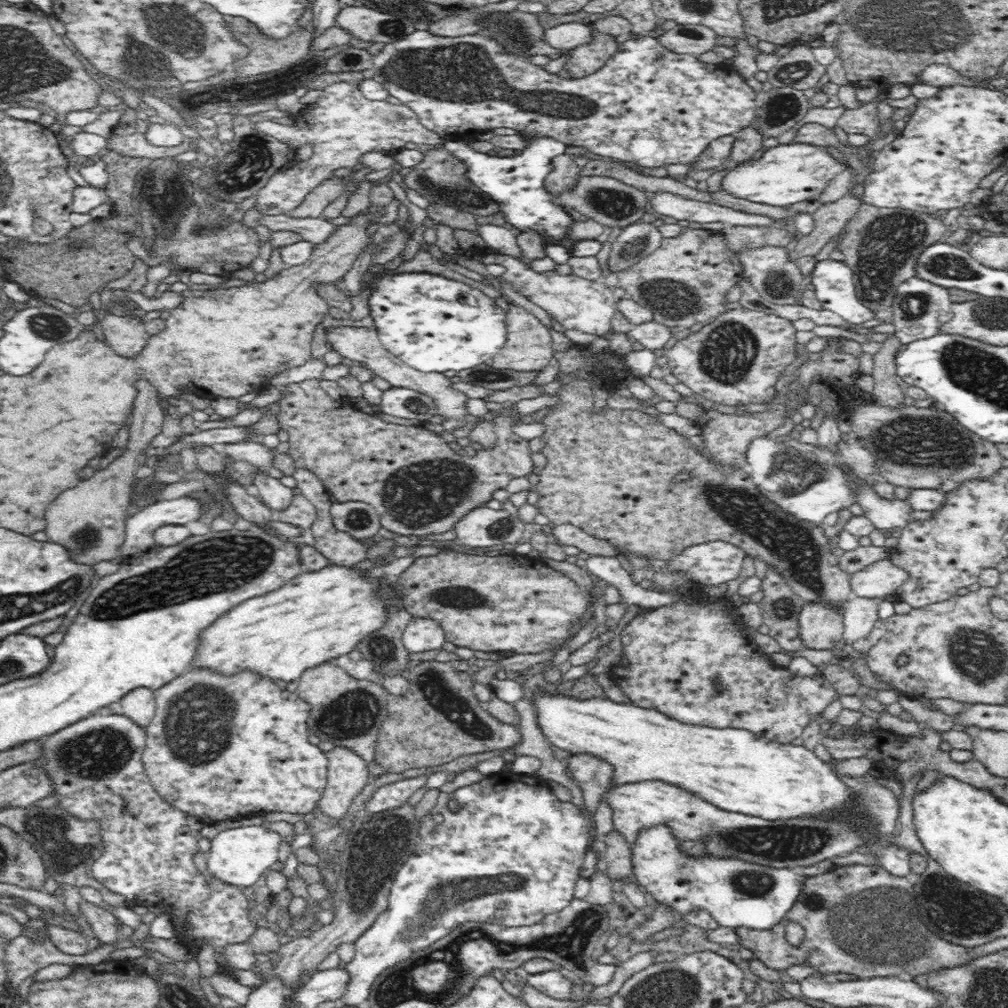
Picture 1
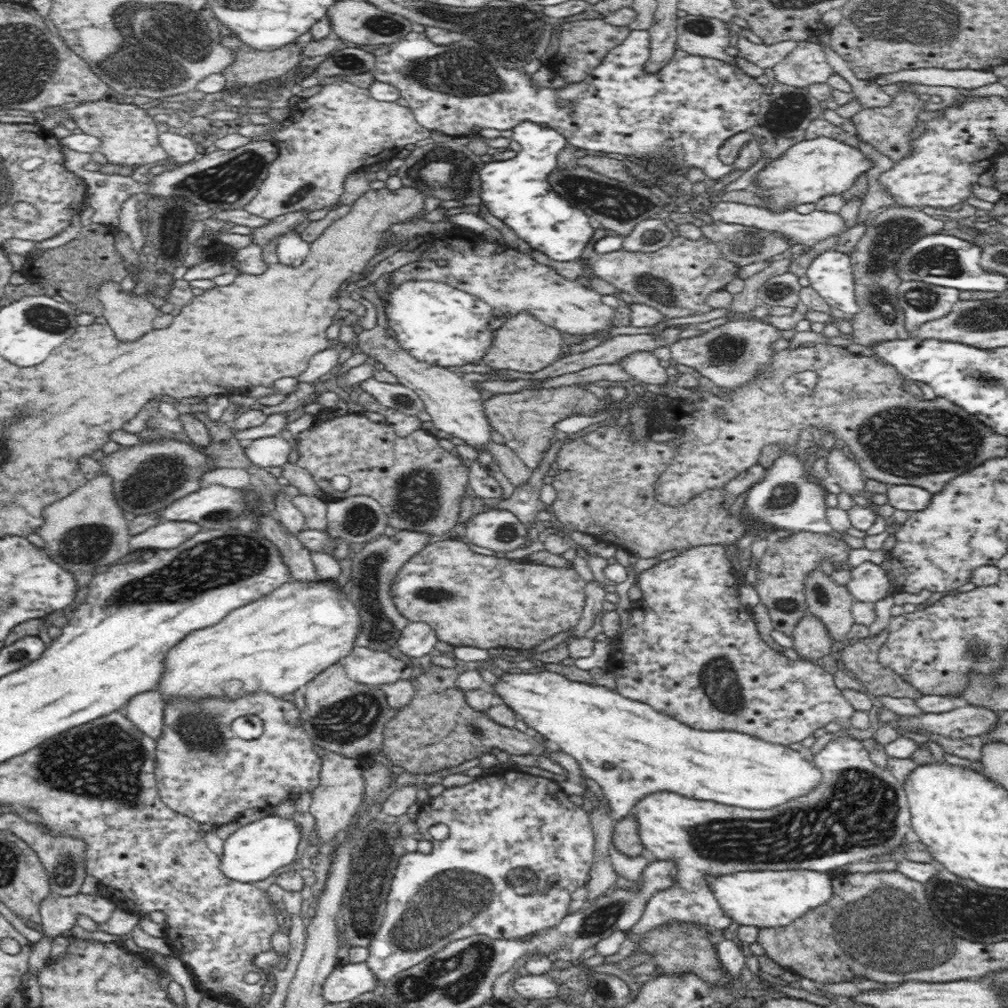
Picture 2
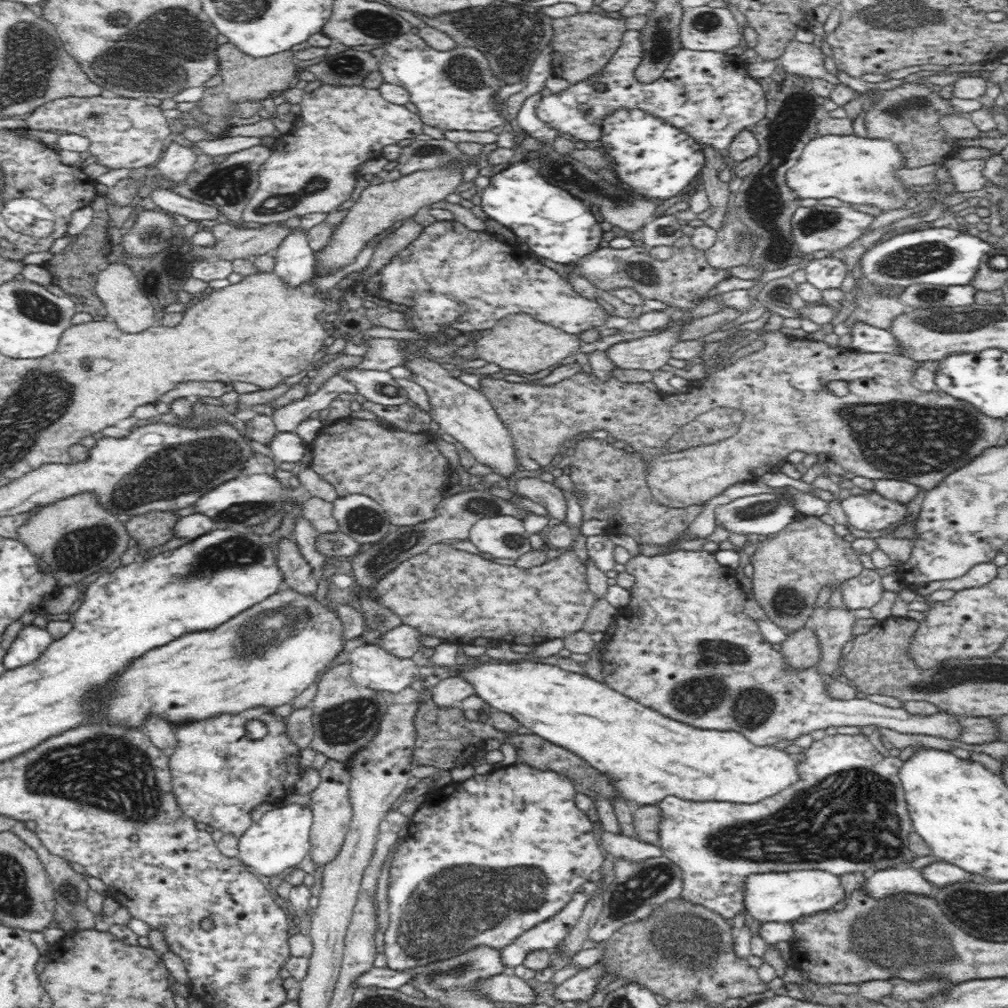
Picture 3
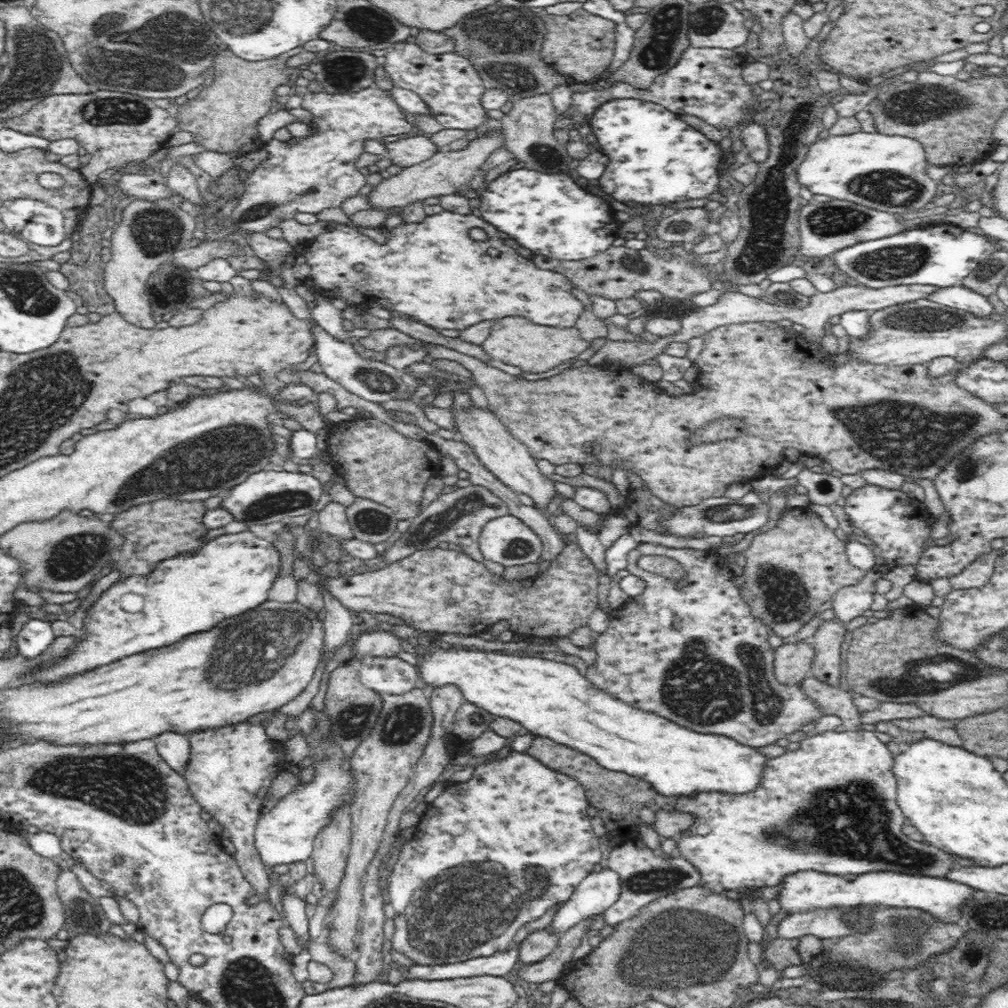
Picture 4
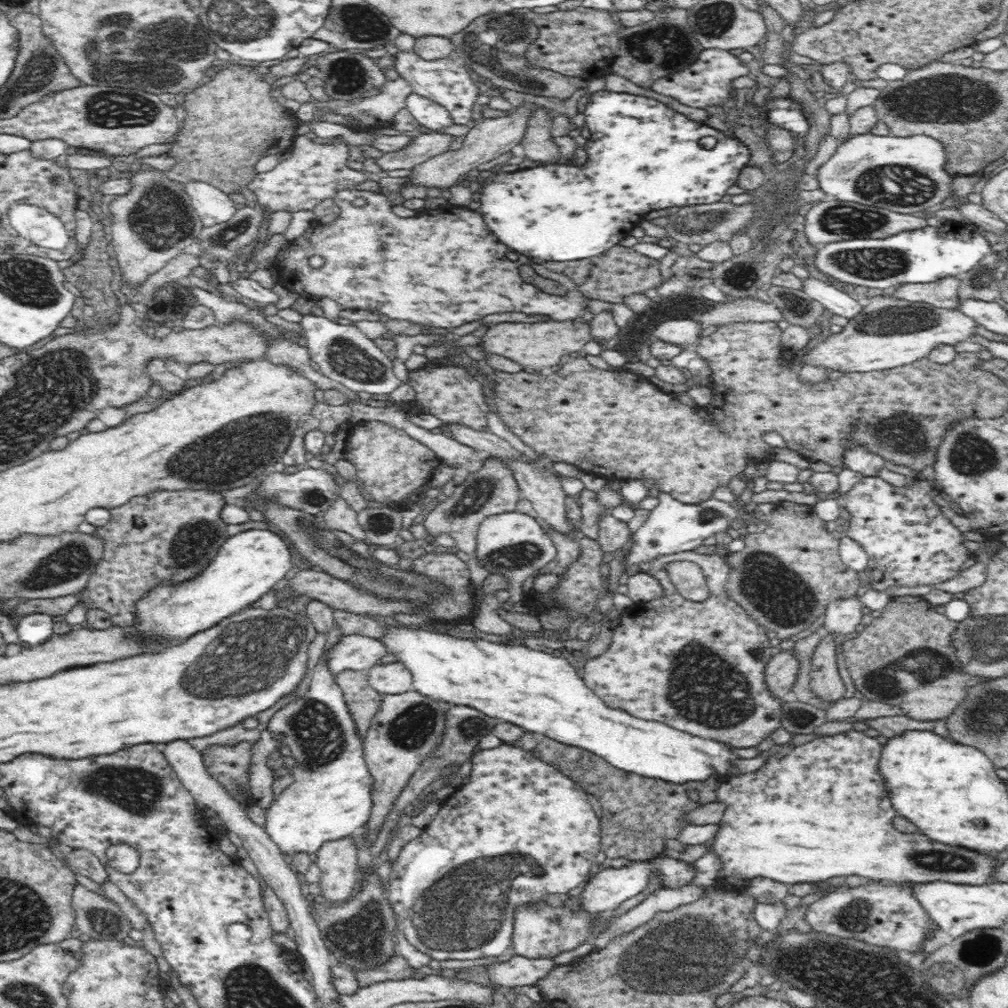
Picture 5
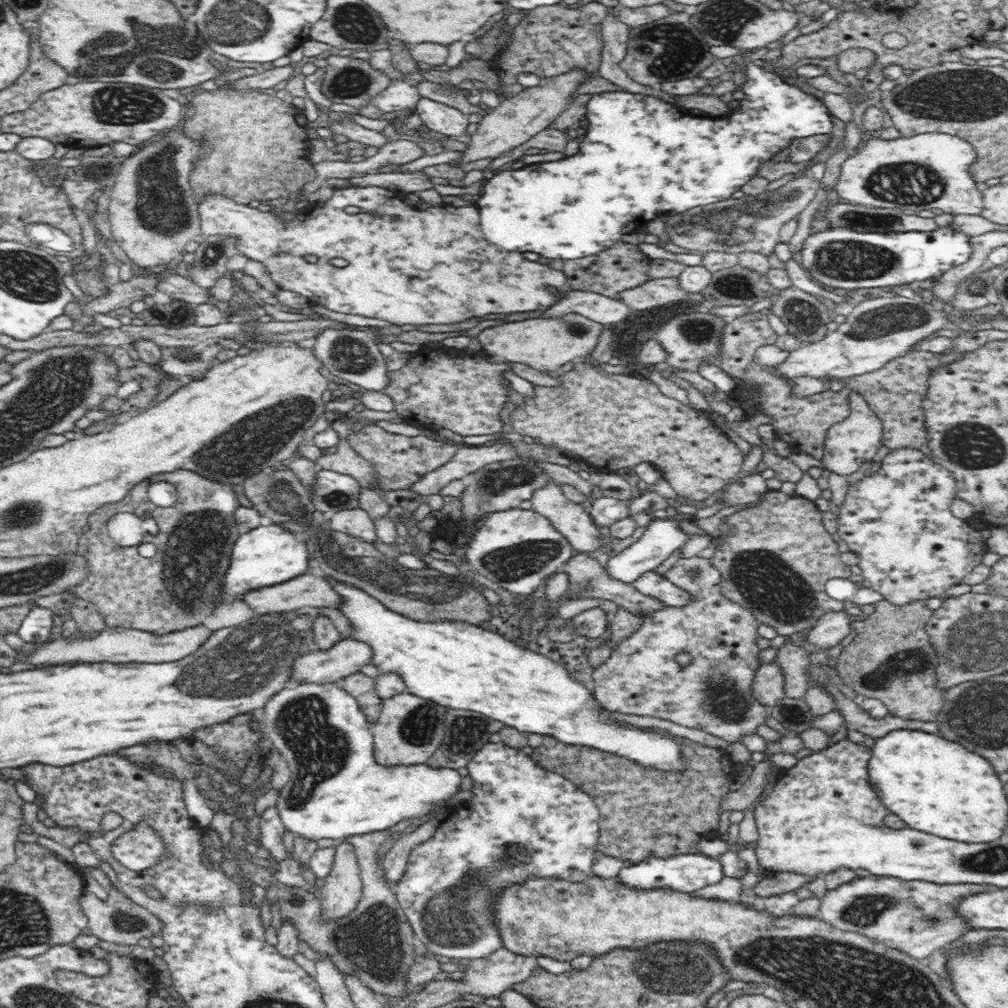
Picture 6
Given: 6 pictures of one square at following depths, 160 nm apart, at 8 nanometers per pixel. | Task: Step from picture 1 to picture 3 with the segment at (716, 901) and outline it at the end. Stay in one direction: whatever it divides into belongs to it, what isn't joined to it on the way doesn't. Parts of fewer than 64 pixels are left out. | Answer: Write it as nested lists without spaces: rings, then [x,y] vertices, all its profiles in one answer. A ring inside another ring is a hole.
[[[792,869],[788,872],[750,875],[745,880],[743,899],[752,918],[767,923],[788,923],[800,917],[828,911],[832,906],[847,900],[847,894],[839,875],[823,870]]]

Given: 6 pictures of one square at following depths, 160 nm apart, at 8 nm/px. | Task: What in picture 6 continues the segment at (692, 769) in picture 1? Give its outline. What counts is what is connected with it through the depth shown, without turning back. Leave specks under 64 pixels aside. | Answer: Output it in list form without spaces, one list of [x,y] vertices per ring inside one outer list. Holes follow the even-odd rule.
[[[325,576],[336,593],[342,597],[336,609],[348,619],[352,627],[348,638],[364,641],[372,649],[370,663],[376,666],[380,675],[394,673],[404,678],[406,692],[431,700],[440,706],[456,710],[472,710],[486,714],[488,718],[518,728],[520,732],[548,734],[550,738],[566,744],[583,744],[604,752],[623,756],[624,760],[644,765],[644,768],[657,768],[660,771],[683,770],[680,757],[680,742],[657,732],[650,734],[638,730],[636,726],[622,726],[620,722],[600,714],[598,702],[590,695],[590,690],[580,682],[572,680],[566,670],[552,662],[546,655],[540,656],[532,650],[522,650],[515,643],[508,642],[498,633],[483,630],[477,625],[462,621],[416,622],[396,612],[388,611],[379,600],[367,592],[346,584],[333,576]]]

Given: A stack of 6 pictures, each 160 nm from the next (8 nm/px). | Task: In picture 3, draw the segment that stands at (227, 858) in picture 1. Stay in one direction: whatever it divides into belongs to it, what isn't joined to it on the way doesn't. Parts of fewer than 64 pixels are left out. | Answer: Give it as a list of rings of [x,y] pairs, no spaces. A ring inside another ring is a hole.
[[[311,802],[306,806],[291,803],[267,811],[258,822],[253,822],[239,838],[238,859],[246,869],[264,876],[280,874],[286,868],[300,864],[310,853],[309,839],[313,823]]]

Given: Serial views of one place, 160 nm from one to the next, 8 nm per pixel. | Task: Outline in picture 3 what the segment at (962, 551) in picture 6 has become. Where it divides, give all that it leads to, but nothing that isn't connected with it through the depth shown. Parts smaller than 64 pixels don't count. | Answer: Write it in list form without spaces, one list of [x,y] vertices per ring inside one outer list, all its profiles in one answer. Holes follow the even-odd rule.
[[[876,490],[867,491],[861,496],[851,495],[840,502],[849,523],[866,532],[886,530],[892,536],[896,529],[888,528],[895,523],[901,526],[907,514],[906,506],[884,499]]]

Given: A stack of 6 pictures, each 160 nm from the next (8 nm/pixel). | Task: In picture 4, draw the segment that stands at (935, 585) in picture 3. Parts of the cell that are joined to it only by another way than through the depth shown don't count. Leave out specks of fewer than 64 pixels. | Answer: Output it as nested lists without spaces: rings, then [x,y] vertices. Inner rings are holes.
[[[1003,548],[979,555],[974,562],[964,567],[958,576],[949,578],[950,587],[958,590],[984,586],[990,580],[996,559],[1002,553]]]

